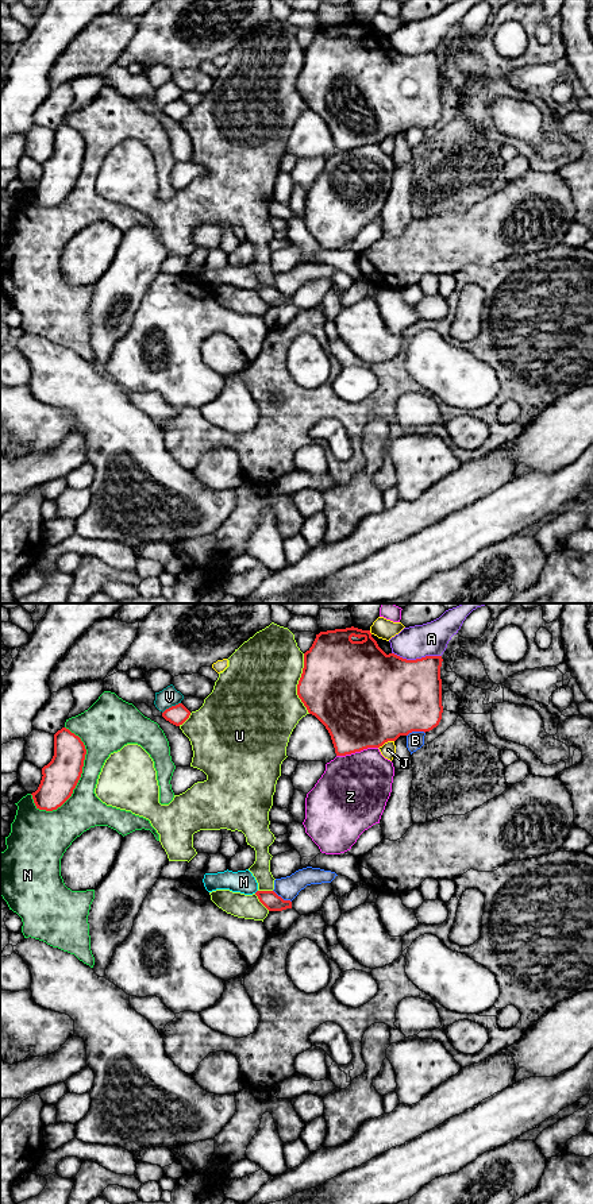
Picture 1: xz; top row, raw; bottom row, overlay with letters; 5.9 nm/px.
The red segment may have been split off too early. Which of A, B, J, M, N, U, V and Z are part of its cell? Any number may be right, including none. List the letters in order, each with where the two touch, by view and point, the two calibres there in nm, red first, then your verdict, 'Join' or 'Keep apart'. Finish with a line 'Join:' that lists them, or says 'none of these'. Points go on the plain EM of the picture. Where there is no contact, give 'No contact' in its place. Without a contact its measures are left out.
A: Touches red at xz (416, 54). Thickness 460 nm (red) against 200 nm. Keep apart
B: Touches red at xz (415, 126). Thickness 480 nm (red) against 110 nm. Keep apart
J: Touches red at xz (385, 137). Thickness 500 nm (red) against 90 nm. Keep apart
M: No contact. Keep apart
N: Touches red at xz (80, 170). Thickness 220 nm (red) against 220 nm. Keep apart
U: Touches red at xz (299, 78). Thickness 480 nm (red) against 460 nm. Keep apart
V: Touches red at xz (172, 101). Thickness 120 nm (red) against 120 nm. Keep apart
Z: Touches red at xz (357, 146). Thickness 480 nm (red) against 420 nm. Keep apart
Join: none of these

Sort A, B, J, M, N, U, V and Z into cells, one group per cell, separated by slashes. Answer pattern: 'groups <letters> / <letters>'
groups A / B / J / M / N / U / V / Z

